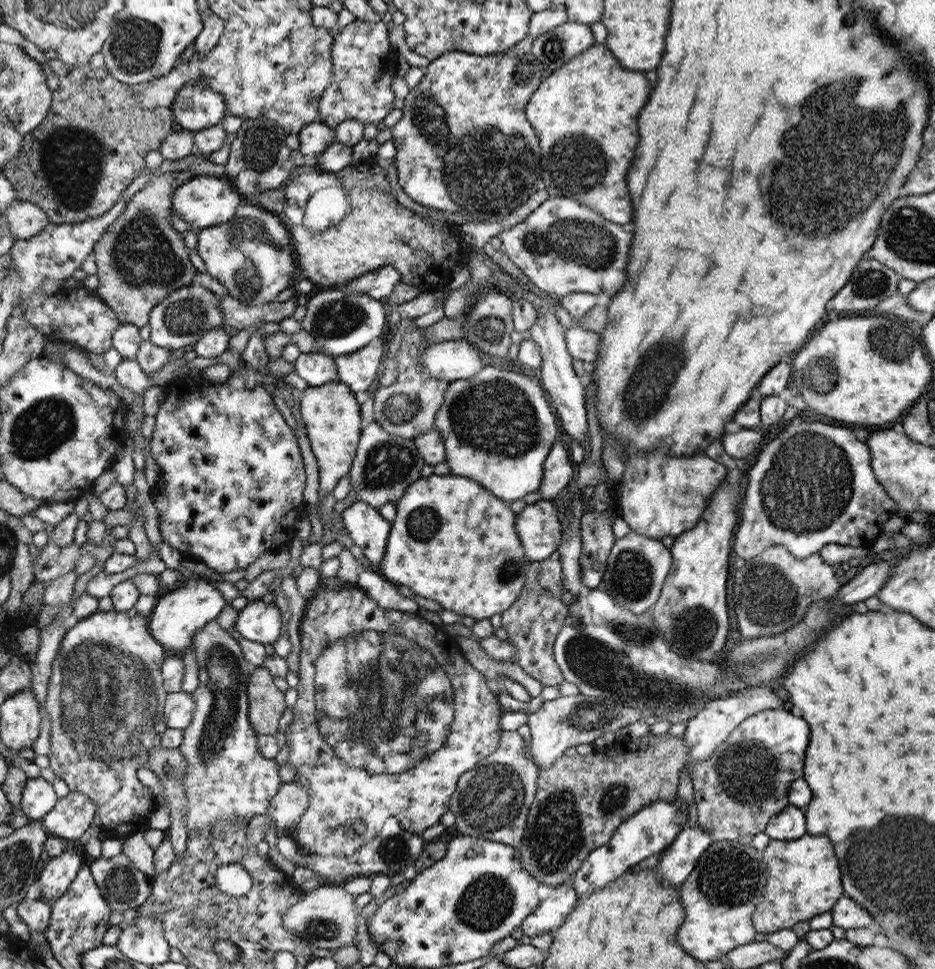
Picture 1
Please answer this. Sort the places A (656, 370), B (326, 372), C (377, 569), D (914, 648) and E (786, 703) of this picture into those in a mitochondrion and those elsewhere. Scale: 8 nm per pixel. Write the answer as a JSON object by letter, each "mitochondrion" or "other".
{"A":"mitochondrion","B":"other","C":"other","D":"other","E":"other"}

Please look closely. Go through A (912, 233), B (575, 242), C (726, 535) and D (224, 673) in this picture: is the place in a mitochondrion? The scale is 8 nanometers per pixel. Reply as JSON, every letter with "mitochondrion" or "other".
{"A":"mitochondrion","B":"mitochondrion","C":"other","D":"mitochondrion"}

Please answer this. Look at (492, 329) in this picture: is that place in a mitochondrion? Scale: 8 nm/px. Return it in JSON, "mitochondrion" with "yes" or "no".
{"mitochondrion":"yes"}

